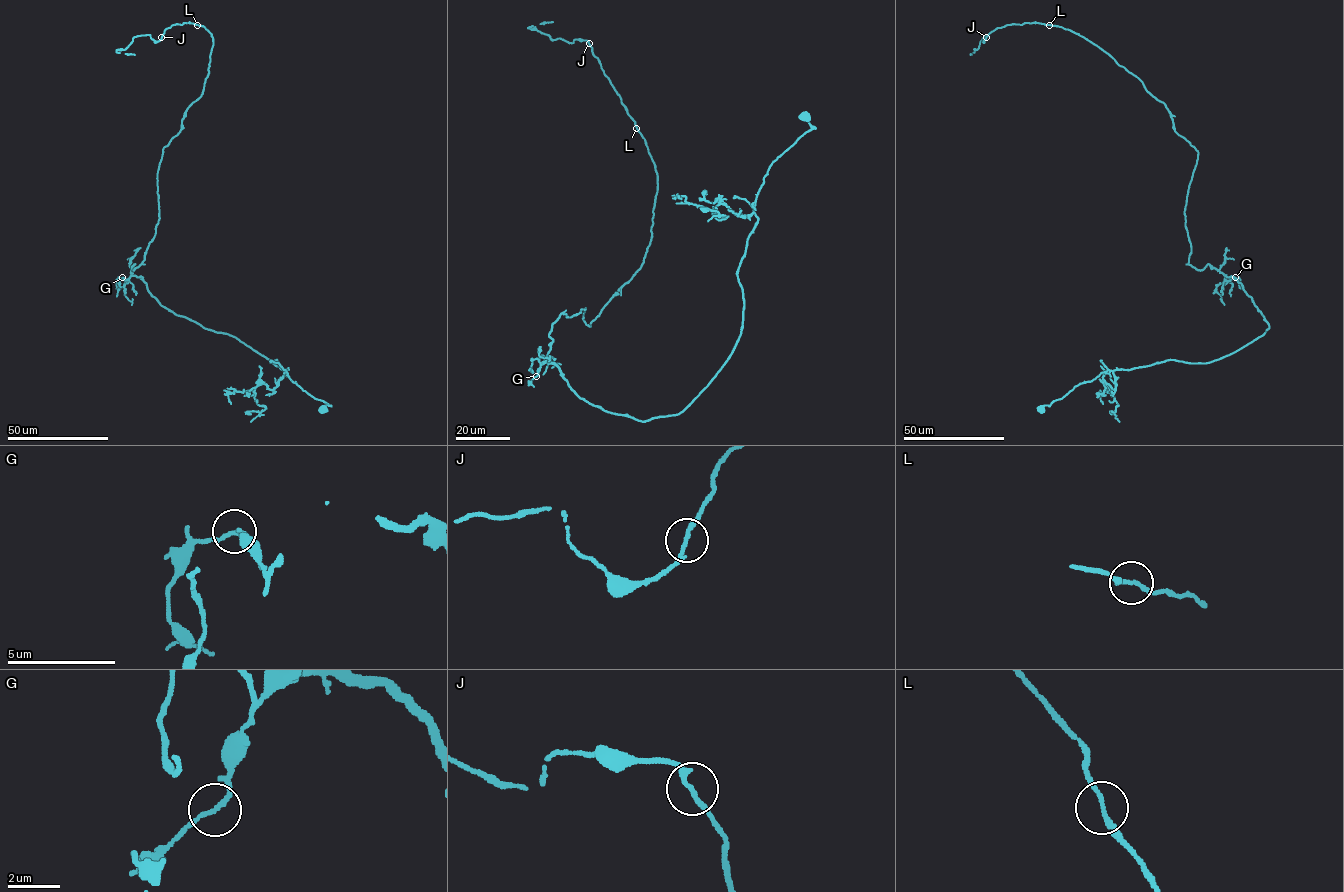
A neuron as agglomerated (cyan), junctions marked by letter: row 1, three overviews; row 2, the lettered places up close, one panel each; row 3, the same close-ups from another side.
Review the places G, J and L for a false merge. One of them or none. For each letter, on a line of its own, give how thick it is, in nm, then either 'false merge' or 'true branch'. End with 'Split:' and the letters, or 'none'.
G: calibre 160 nm; true branch
J: calibre 160 nm; true branch
L: calibre 150 nm; true branch
Split: none

